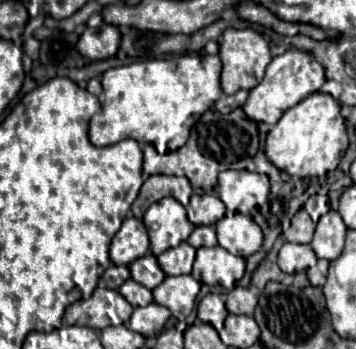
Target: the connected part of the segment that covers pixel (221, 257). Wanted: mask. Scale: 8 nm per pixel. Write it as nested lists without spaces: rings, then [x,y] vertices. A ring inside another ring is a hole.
[[[220,245],[200,247],[196,251],[192,275],[200,283],[222,285],[230,291],[236,285],[236,281],[240,281],[244,275],[244,259],[240,255],[228,253]]]

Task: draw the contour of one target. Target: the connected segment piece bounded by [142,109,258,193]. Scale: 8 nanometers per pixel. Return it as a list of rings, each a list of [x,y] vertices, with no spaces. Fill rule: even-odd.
[[[236,109],[228,115],[216,111],[206,111],[200,121],[194,125],[192,135],[184,147],[178,151],[160,155],[152,145],[144,145],[144,177],[162,173],[162,175],[186,175],[194,189],[210,193],[218,181],[218,173],[226,169],[252,169],[252,157],[258,151],[258,127],[250,121],[242,109]]]

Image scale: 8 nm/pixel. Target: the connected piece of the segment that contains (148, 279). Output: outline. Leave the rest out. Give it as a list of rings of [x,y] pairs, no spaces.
[[[146,253],[144,257],[136,259],[134,263],[128,265],[128,269],[130,269],[132,279],[134,279],[136,283],[144,285],[146,289],[154,289],[154,287],[160,285],[160,283],[164,281],[164,277],[166,277],[164,271],[160,269],[156,257],[154,257],[152,253]]]

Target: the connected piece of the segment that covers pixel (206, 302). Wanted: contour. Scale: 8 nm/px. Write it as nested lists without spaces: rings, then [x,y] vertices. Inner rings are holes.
[[[208,293],[197,304],[197,318],[212,325],[214,329],[222,329],[226,317],[228,317],[228,309],[226,309],[224,297],[220,294]]]

